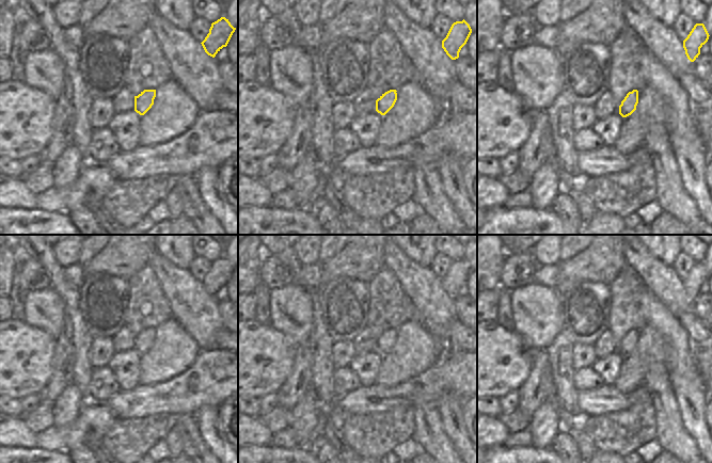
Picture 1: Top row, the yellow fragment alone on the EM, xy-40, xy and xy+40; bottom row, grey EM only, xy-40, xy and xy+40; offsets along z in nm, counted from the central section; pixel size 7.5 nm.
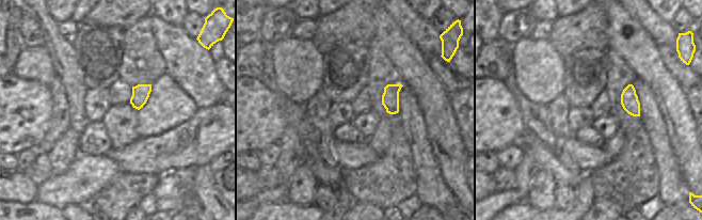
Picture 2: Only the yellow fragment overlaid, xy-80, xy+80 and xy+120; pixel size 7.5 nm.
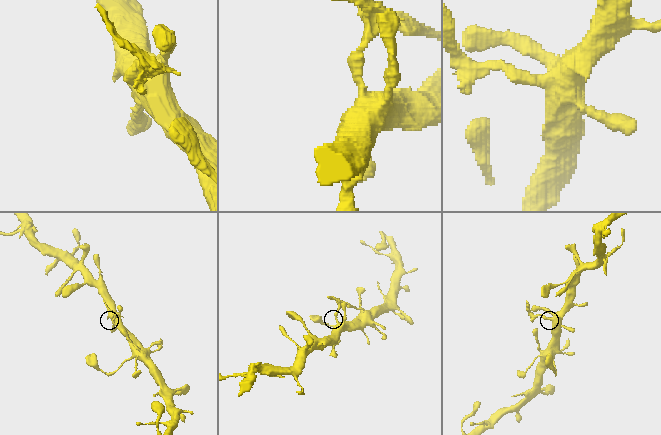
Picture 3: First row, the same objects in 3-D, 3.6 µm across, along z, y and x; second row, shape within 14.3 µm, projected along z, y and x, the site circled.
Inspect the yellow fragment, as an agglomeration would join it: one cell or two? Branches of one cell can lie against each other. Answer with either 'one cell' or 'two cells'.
two cells

